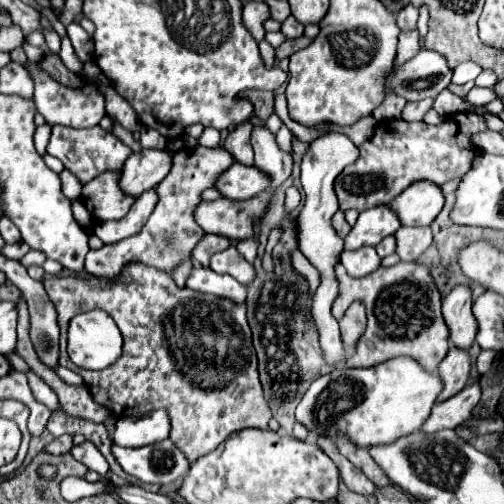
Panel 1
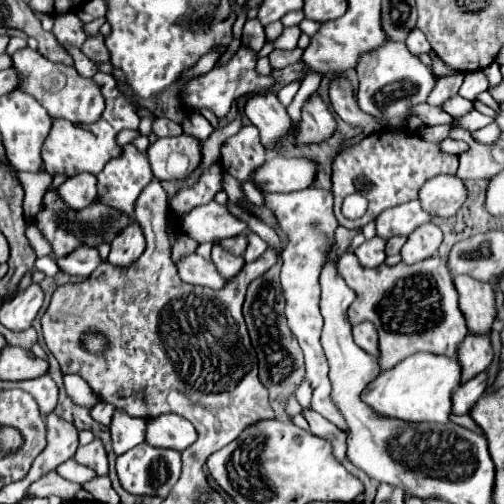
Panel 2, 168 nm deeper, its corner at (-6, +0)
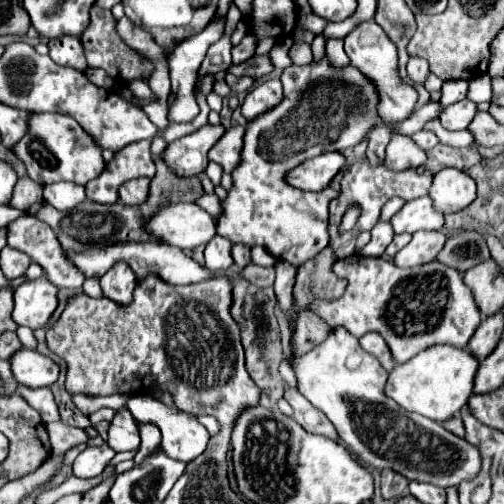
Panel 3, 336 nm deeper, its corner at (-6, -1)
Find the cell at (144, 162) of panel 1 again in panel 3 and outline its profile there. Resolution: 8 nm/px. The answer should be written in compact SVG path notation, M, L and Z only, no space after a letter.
M206 124L198 132L170 142L162 152L162 160L176 176L196 176L206 170L208 150L218 142L222 134L222 126Z

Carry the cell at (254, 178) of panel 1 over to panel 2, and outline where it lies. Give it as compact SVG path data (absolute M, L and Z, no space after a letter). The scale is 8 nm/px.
M268 155L266 163L254 171L252 179L258 179L258 185L264 191L276 191L276 193L288 193L288 191L300 191L308 189L318 175L318 165L312 159L296 157L296 155Z

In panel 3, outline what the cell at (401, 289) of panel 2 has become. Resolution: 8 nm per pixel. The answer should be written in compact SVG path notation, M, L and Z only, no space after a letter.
M354 254L348 256L346 260L336 260L332 272L348 282L344 296L336 302L314 302L312 310L322 320L326 320L330 328L342 324L354 336L364 336L366 332L378 332L386 340L396 364L402 364L412 356L416 356L418 352L436 344L450 344L456 348L464 348L482 320L470 290L462 282L462 274L438 260L414 268L398 268L396 264L390 264L382 258L362 258L360 254Z

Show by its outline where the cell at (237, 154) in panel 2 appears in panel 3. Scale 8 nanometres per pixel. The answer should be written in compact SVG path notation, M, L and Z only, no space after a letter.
M232 126L208 152L208 158L220 164L226 174L232 174L232 170L238 166L238 160L242 158L242 136L244 134L246 134L246 126Z

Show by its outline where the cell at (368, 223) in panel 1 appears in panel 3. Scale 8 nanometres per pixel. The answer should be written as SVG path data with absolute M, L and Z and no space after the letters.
M428 196L406 202L400 212L396 212L390 220L394 234L414 234L418 230L442 230L444 216L432 208L432 200Z

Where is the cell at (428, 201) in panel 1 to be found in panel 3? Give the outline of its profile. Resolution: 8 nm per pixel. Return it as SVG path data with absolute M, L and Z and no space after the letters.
M444 168L434 174L428 196L436 212L454 214L464 210L476 198L476 184L468 174L456 168Z

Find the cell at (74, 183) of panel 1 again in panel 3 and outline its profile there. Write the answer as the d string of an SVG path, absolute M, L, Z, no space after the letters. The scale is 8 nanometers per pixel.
M56 182L44 188L44 200L56 210L72 210L86 198L84 186L70 182Z

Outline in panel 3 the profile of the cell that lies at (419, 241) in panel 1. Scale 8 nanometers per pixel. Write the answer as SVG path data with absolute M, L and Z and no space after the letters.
M420 230L412 236L412 240L396 254L394 264L400 268L410 268L410 266L420 266L426 262L436 260L438 252L444 248L448 236L440 230Z

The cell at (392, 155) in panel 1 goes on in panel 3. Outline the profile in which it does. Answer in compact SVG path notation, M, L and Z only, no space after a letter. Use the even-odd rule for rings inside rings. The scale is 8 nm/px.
M360 158L358 162L354 162L346 172L344 172L344 178L340 182L340 194L338 198L334 198L330 202L330 246L334 248L336 256L338 258L346 258L354 252L354 240L356 236L362 232L362 230L372 230L372 226L376 224L378 216L380 216L380 210L382 206L392 198L392 196L398 196L398 198L404 198L404 200L414 200L414 198L420 198L420 196L426 196L428 194L428 188L432 184L432 172L430 170L424 170L422 174L416 170L416 168L408 168L408 170L402 170L402 172L394 172L394 170L388 170L384 168L382 164L378 166L372 166L368 162L368 158ZM358 202L362 206L362 216L358 220L358 224L354 226L354 230L350 232L344 232L340 234L338 228L340 228L340 222L342 222L342 216L346 212L346 208L350 204Z

